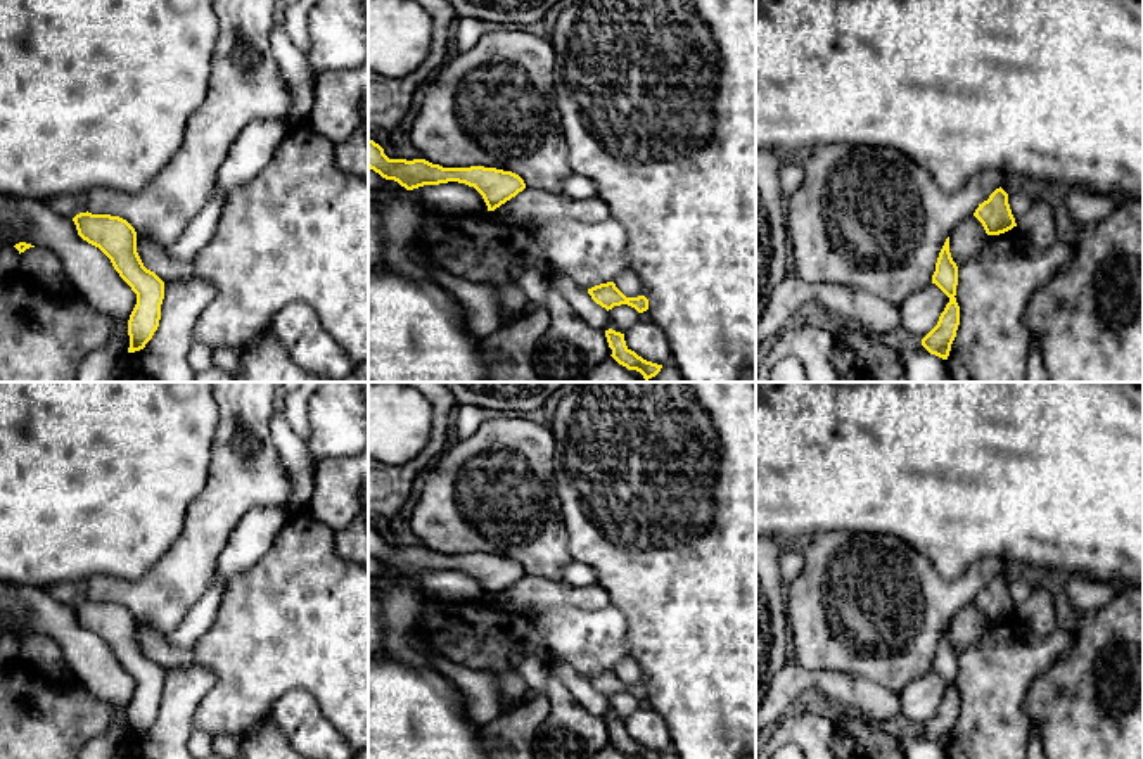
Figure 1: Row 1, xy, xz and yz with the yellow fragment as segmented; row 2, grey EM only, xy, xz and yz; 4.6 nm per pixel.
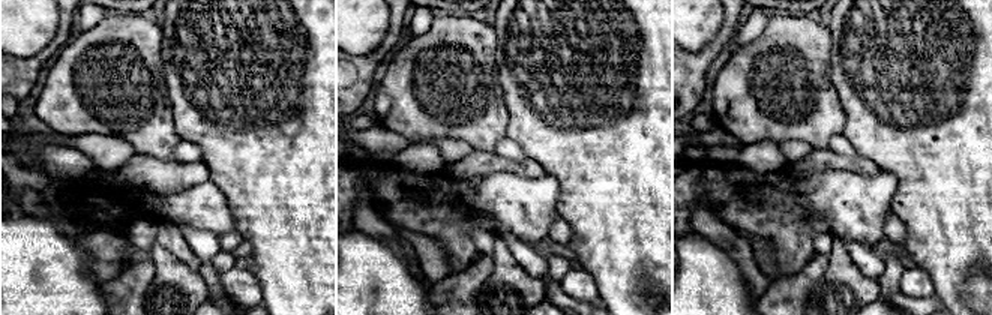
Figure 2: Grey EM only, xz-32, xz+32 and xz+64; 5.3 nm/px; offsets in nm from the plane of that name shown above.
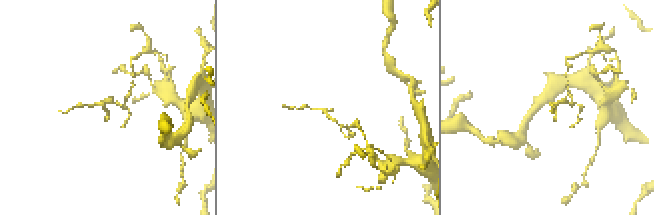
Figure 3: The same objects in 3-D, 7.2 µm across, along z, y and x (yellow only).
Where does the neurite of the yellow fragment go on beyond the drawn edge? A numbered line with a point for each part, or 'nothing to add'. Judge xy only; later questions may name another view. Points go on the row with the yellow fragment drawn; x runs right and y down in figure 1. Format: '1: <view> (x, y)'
1: xy (158, 260)

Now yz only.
1: yz (967, 237)

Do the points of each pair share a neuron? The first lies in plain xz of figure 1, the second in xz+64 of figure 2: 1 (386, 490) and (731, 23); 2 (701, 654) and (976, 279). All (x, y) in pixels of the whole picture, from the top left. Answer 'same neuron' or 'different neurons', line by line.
1: same neuron
2: different neurons

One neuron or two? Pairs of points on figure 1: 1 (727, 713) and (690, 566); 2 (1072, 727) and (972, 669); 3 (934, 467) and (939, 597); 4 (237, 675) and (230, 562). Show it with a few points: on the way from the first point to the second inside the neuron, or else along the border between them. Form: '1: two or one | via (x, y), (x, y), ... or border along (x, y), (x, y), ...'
1: one | via (727, 676), (727, 602)
2: two | border along (1047, 666), (1033, 680), (1024, 699), (1029, 727)
3: two | border along (908, 543), (945, 578), (957, 578), (977, 561)
4: two | border along (265, 552), (227, 581), (217, 614)

